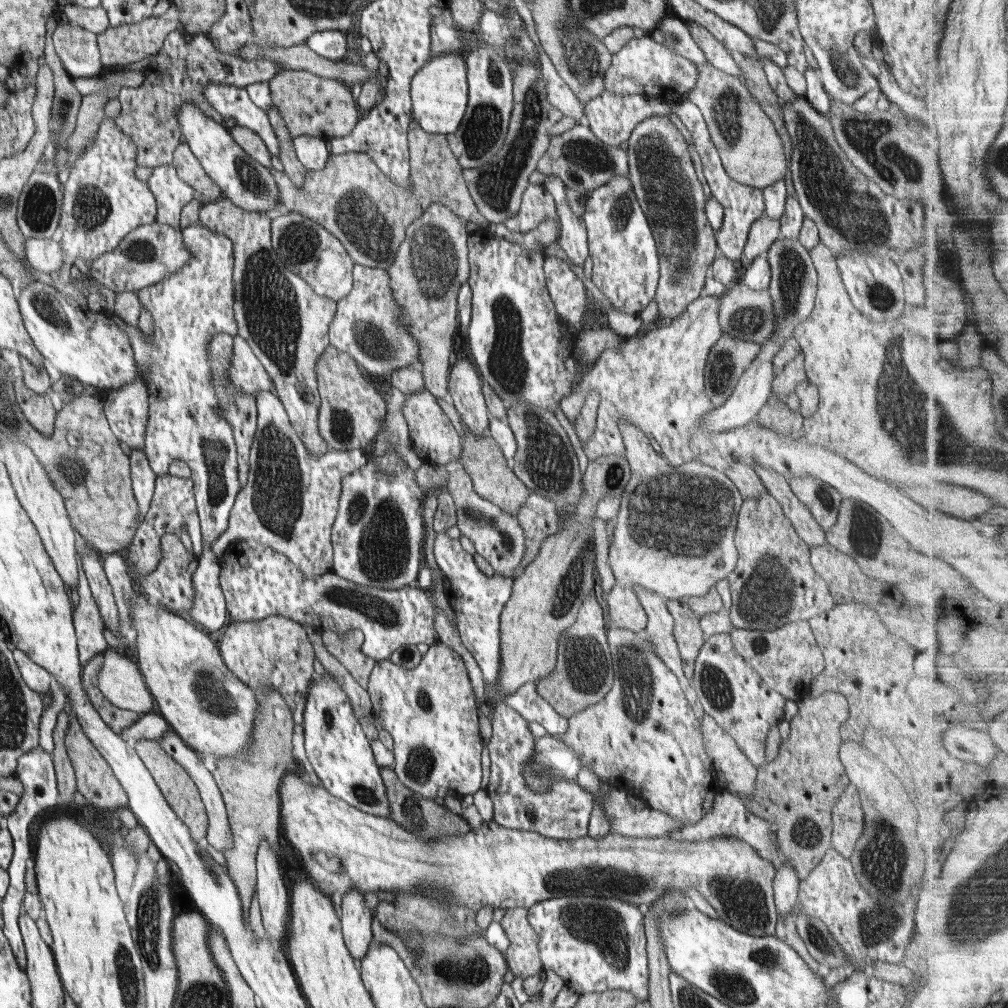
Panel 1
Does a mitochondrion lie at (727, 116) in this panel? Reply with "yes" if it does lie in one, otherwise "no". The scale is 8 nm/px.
yes

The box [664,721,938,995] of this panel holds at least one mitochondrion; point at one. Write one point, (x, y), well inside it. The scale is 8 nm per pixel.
(743, 899)

